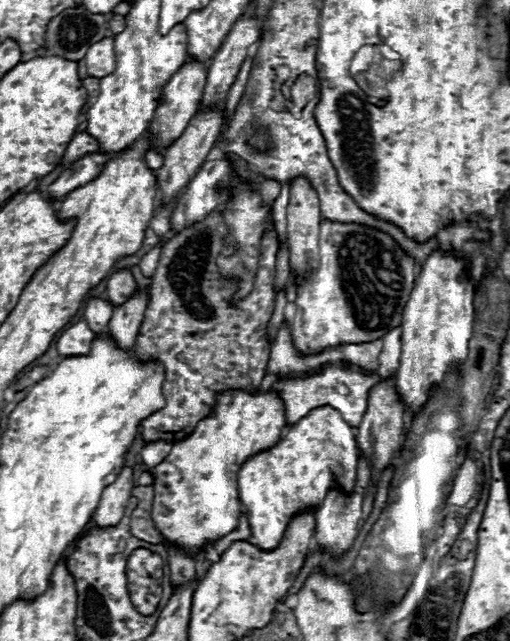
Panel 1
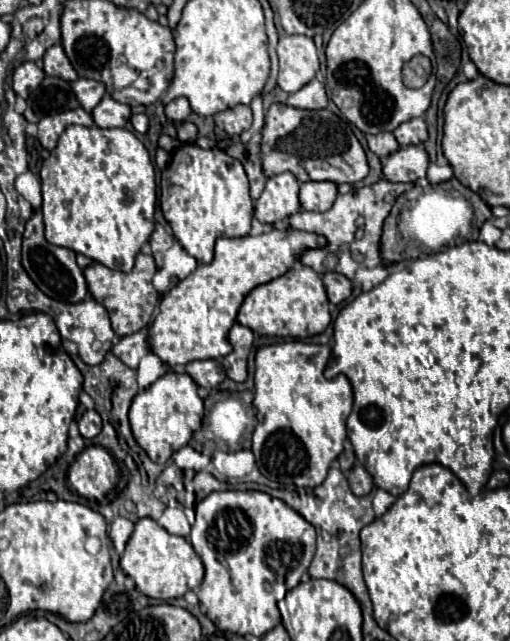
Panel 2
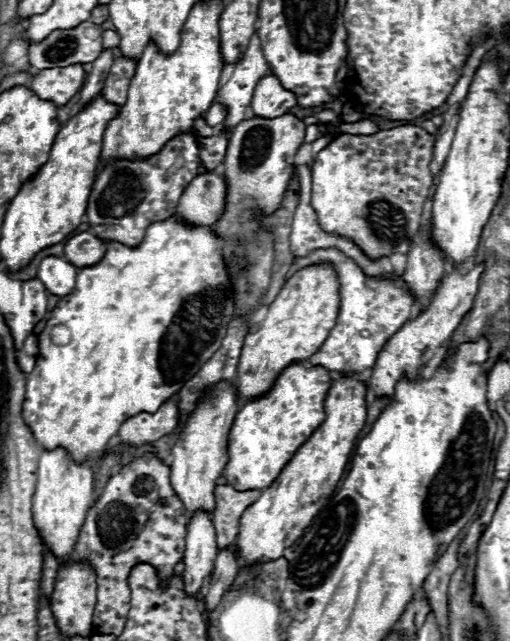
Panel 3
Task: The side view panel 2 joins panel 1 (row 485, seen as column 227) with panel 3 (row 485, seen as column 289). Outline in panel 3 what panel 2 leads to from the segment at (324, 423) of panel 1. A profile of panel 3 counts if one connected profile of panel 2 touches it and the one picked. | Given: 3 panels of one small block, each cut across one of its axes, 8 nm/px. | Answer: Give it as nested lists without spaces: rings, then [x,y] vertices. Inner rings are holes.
[[[296,362],[278,376],[270,394],[242,404],[230,428],[230,460],[224,470],[224,478],[234,490],[264,490],[278,478],[296,450],[324,422],[324,400],[328,396],[330,384],[332,378],[326,368],[308,368],[302,362]]]

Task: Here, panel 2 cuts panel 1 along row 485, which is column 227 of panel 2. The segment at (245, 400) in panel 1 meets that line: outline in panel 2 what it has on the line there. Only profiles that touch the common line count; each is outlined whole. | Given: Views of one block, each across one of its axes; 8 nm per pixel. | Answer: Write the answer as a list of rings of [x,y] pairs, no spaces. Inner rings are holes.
[[[184,144],[172,152],[172,160],[162,172],[160,208],[178,242],[198,264],[212,262],[218,236],[248,236],[254,216],[248,176],[240,162],[220,148],[202,150],[192,144]]]

